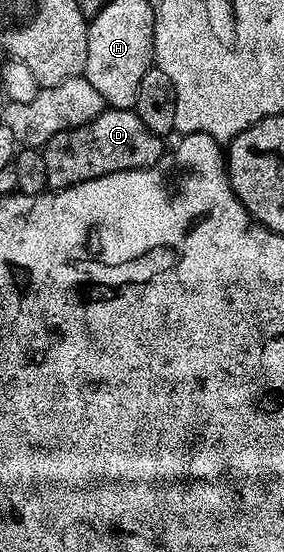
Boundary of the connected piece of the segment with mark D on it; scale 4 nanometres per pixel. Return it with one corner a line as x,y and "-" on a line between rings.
105,109
89,123
72,127
69,131
60,131
49,143
44,144
42,152
46,163
47,186
63,189
110,173
155,167
165,158
164,143
161,136
146,129
135,110

